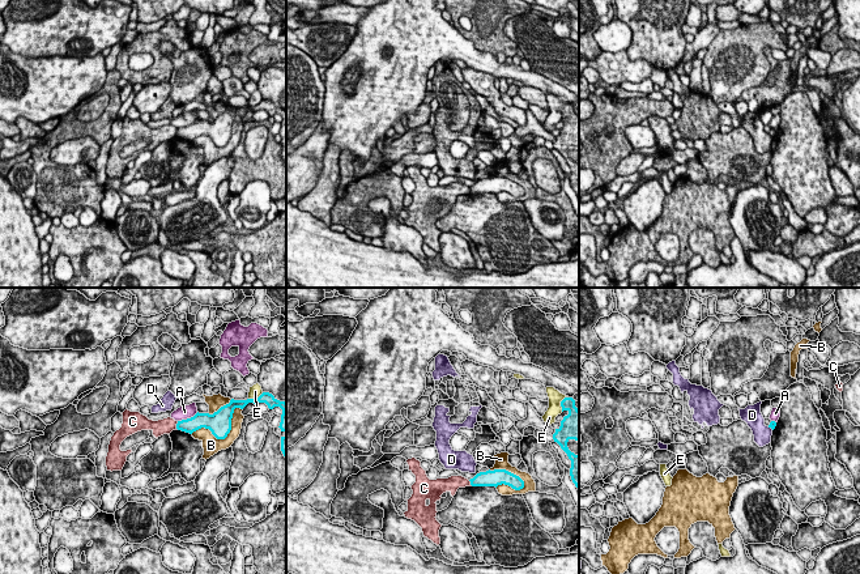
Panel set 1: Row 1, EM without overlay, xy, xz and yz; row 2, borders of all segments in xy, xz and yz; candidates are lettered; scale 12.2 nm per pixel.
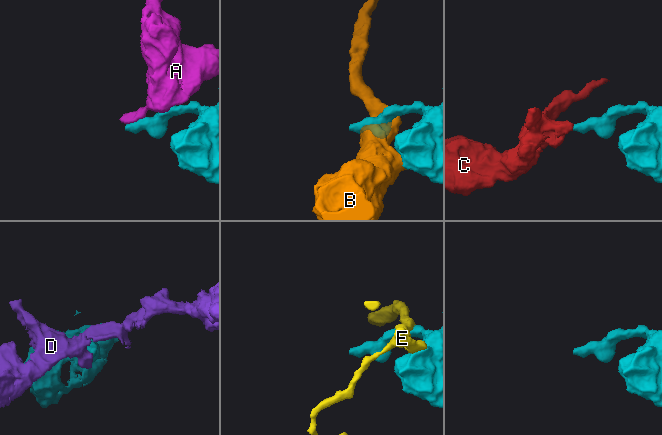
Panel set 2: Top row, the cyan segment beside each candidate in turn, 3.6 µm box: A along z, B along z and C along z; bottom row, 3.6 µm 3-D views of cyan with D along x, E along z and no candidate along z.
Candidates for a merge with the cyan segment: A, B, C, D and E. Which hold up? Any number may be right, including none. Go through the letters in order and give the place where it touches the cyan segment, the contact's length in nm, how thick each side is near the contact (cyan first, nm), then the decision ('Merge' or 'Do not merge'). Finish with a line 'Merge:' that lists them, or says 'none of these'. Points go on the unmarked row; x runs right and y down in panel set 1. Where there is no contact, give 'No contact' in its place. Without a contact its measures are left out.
A: Touches cyan at xy (187, 126). Shared border 280 nm. Thickness 190 nm (cyan) against 170 nm. Do not merge
B: Touches cyan at xy (225, 144). Shared border 700 nm. Thickness 280 nm (cyan) against 220 nm. Do not merge
C: Touches cyan at xy (177, 132). Shared border 100 nm. Thickness 190 nm (cyan) against 190 nm. Do not merge
D: Touches cyan at yz (770, 134). Shared border 90 nm. Thickness 90 nm (cyan) against 220 nm. Do not merge
E: Touches cyan at xy (256, 105). Shared border 200 nm. Thickness 140 nm (cyan) against 160 nm. Do not merge
Merge: none of these

